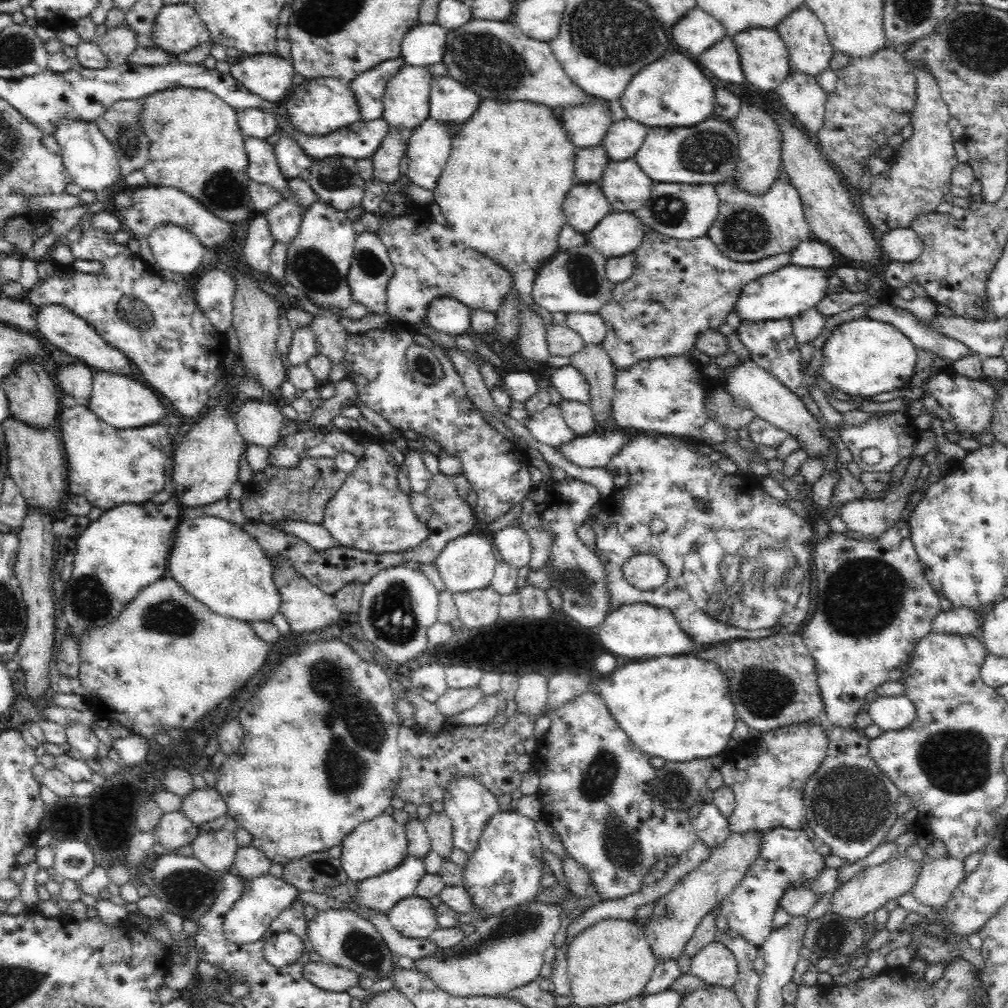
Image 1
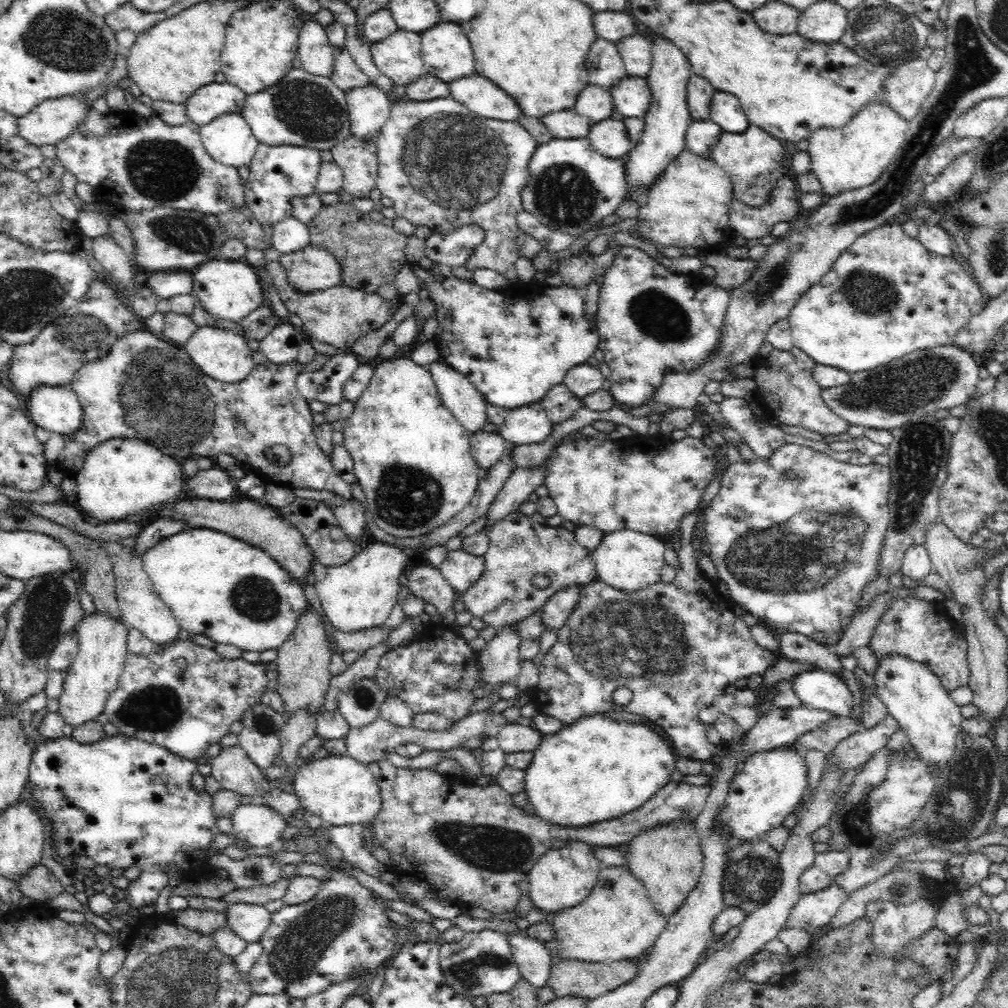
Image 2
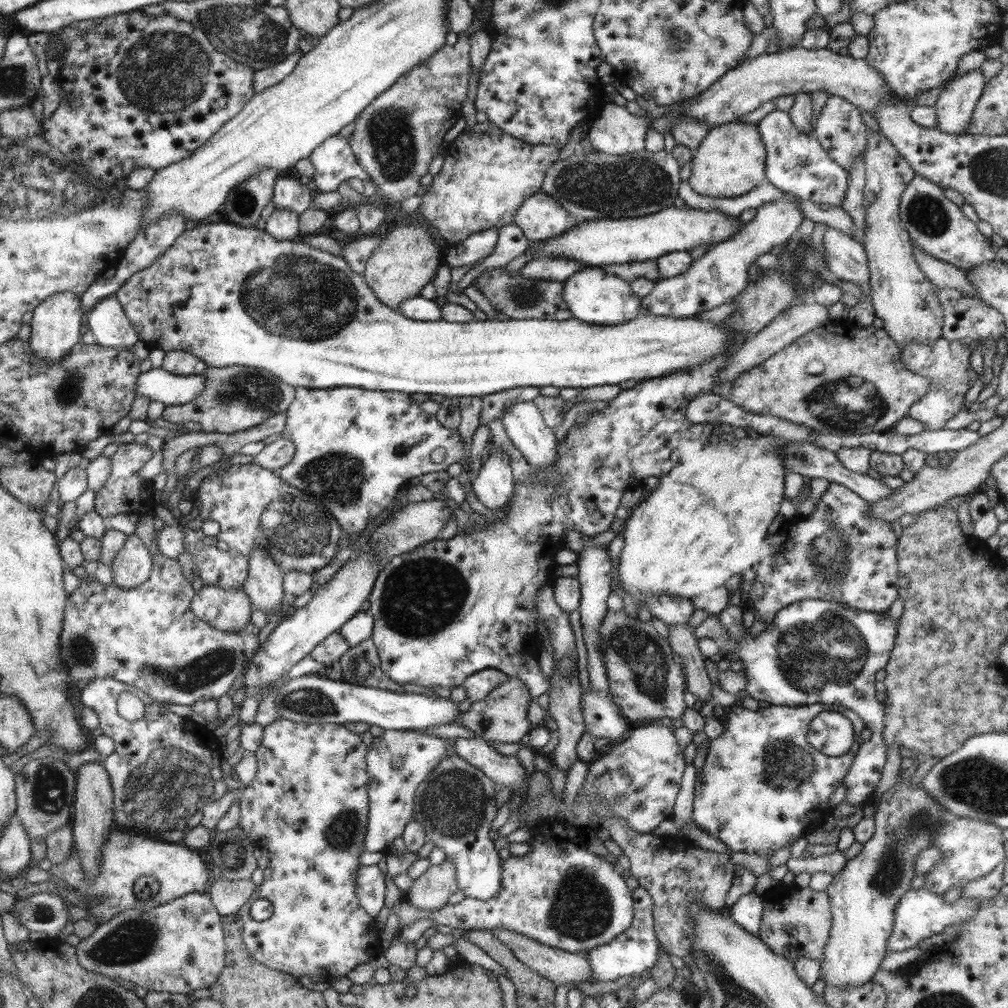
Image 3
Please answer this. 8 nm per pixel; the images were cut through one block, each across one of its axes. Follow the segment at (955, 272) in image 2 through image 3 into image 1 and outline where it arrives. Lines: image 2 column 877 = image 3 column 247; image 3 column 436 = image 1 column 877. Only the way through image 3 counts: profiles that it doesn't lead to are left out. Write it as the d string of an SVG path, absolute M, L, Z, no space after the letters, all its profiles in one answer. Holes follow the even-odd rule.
M860 318L834 328L834 332L828 336L824 344L822 376L826 378L826 388L830 392L866 400L884 392L906 388L914 376L916 360L918 348L896 326L880 320Z

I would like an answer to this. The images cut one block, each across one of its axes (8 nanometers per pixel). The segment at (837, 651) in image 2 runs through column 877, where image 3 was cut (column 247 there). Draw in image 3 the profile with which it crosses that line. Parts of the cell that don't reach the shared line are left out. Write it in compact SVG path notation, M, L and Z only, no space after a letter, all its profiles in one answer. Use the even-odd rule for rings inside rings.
M201 586L189 606L199 620L227 634L245 630L251 616L251 604L243 590L227 592L215 586Z

